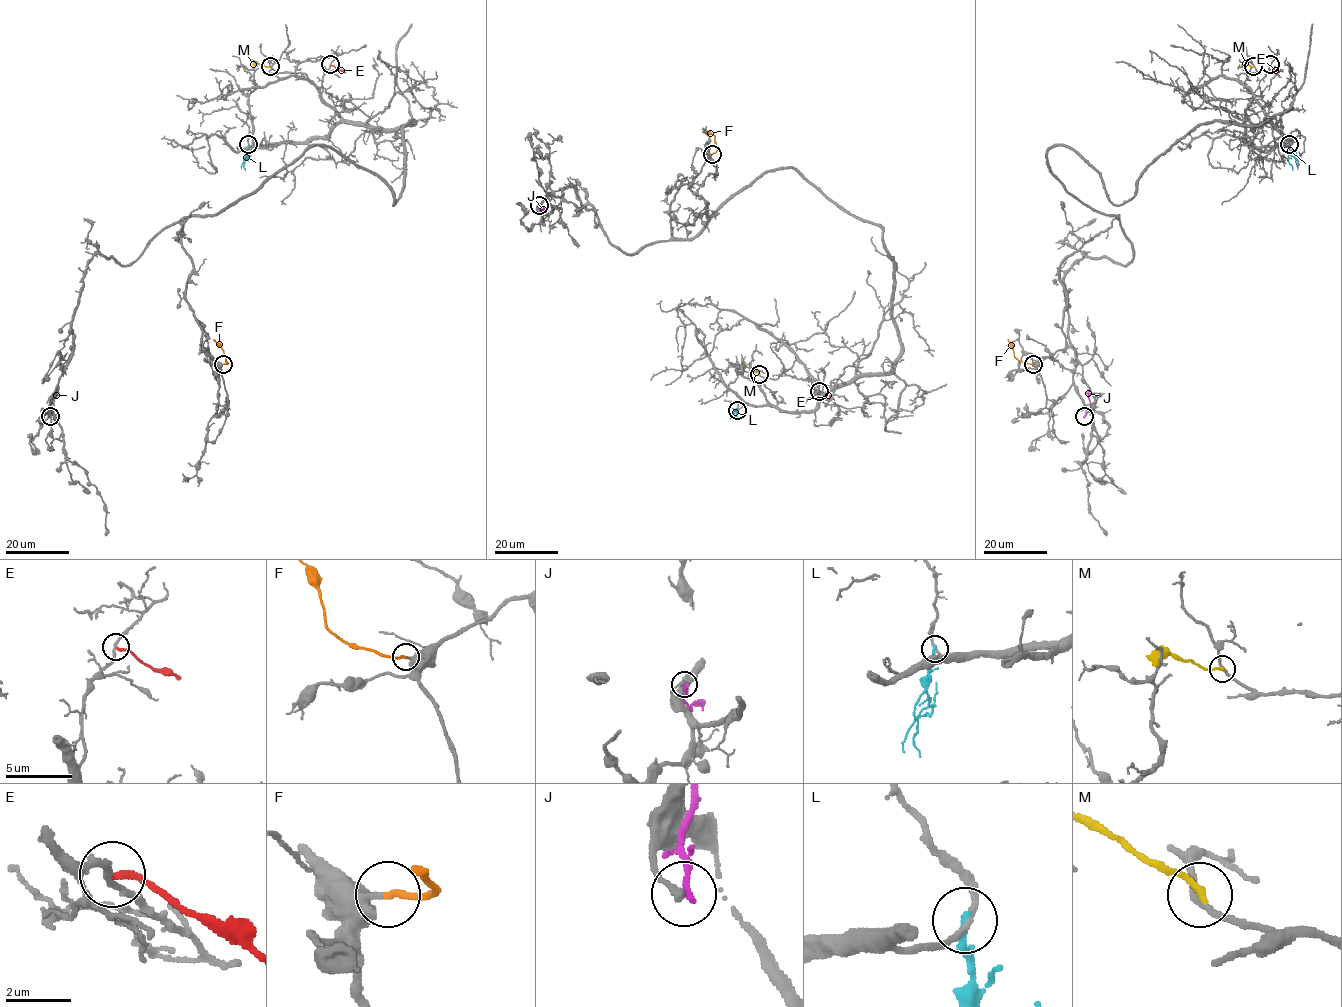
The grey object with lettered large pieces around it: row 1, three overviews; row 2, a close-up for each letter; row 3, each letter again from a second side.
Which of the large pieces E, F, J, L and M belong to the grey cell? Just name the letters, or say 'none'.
F

